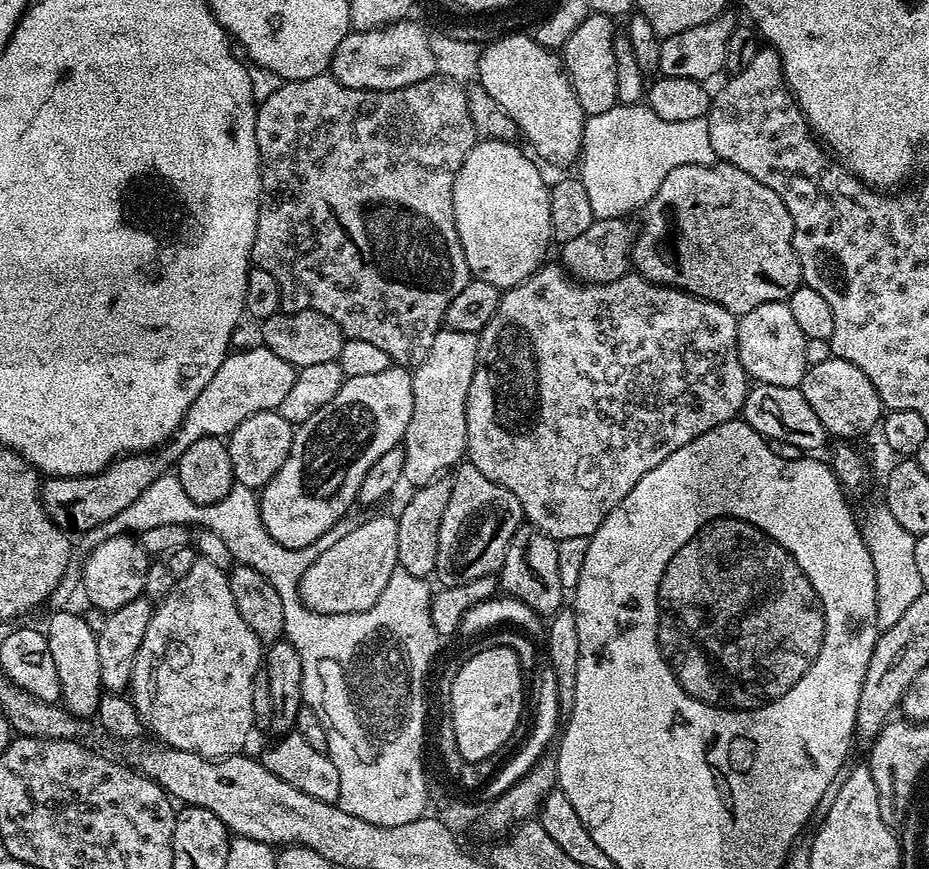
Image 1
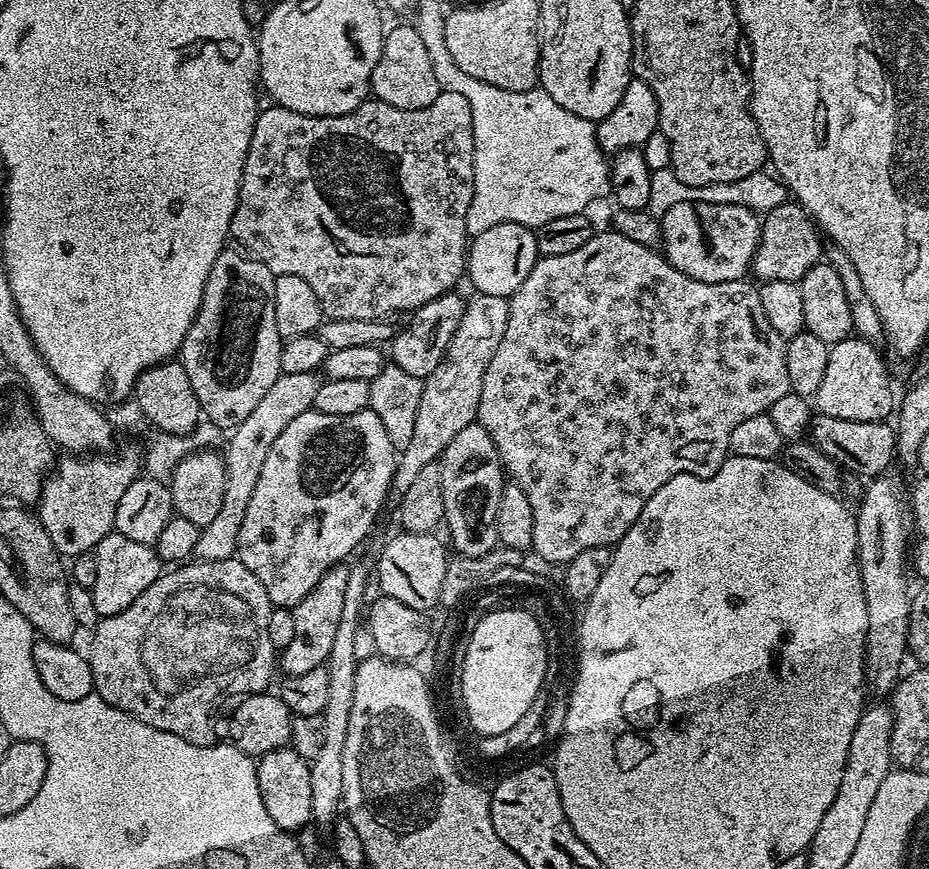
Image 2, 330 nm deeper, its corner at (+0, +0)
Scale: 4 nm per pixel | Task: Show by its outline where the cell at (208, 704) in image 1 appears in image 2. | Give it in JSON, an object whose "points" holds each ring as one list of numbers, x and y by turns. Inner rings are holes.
{"points":[[238,558,219,560,218,562,201,560,173,567,160,575,135,602,126,606,126,610,97,620,95,628,91,629,92,645,86,648,86,655,92,671,92,687,95,695,110,702,110,706,118,706,118,710,129,712,134,718,138,718,158,730,178,734,191,744,207,744,214,732,216,707,223,700,228,700,231,696,236,696,235,698,255,696,257,692,263,692,269,687,267,684,272,680,272,667,275,669,278,664,278,649,270,642,270,630,268,629,273,607,262,582,258,582,258,578,254,574,250,574,250,570,246,570,246,566]]}

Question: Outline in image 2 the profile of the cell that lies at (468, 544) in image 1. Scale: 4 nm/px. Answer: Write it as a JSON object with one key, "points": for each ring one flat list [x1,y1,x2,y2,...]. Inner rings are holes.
{"points":[[478,422,458,430,446,446,438,461,444,524,448,528,447,539,461,556,481,556,498,544,498,506,502,502,506,473,500,455,494,446,494,438]]}

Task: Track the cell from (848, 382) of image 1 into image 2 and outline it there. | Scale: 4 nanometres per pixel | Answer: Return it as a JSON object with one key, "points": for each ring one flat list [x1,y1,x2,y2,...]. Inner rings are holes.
{"points":[[853,334,829,347,826,374,814,397,814,408,819,415,846,418,850,422,887,421,893,415,892,380,879,350,872,344,875,343,871,339]]}

